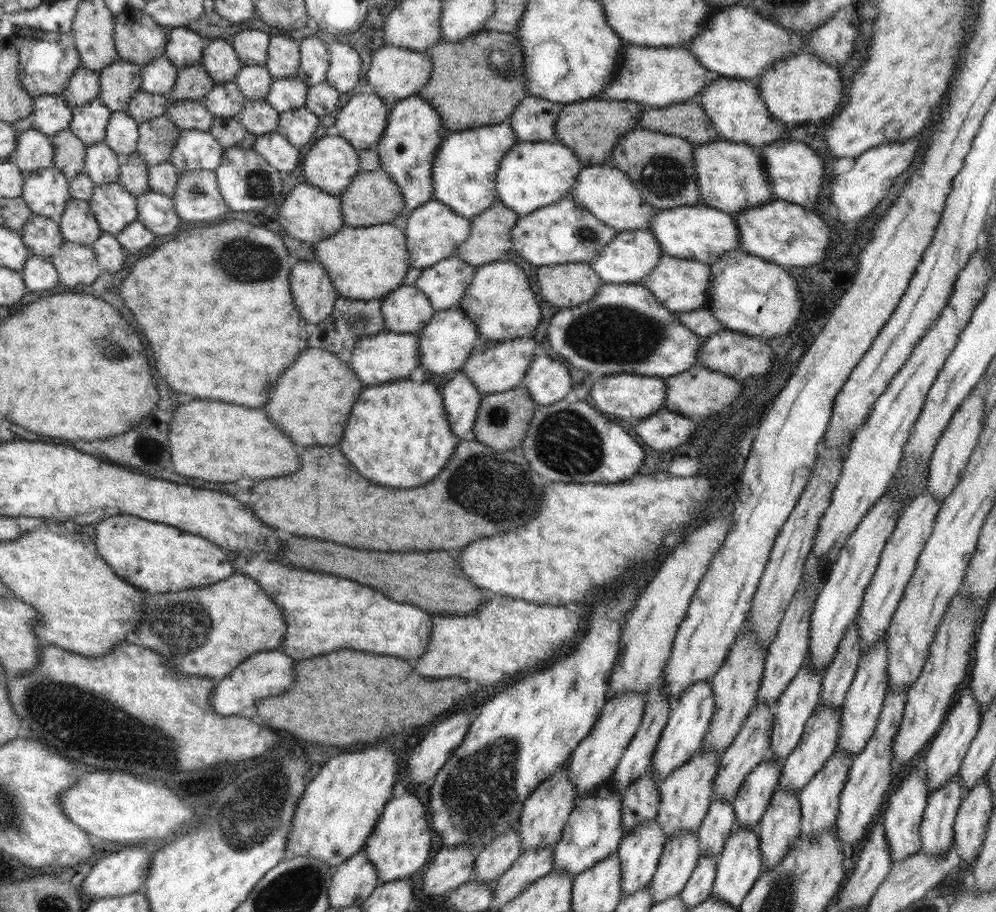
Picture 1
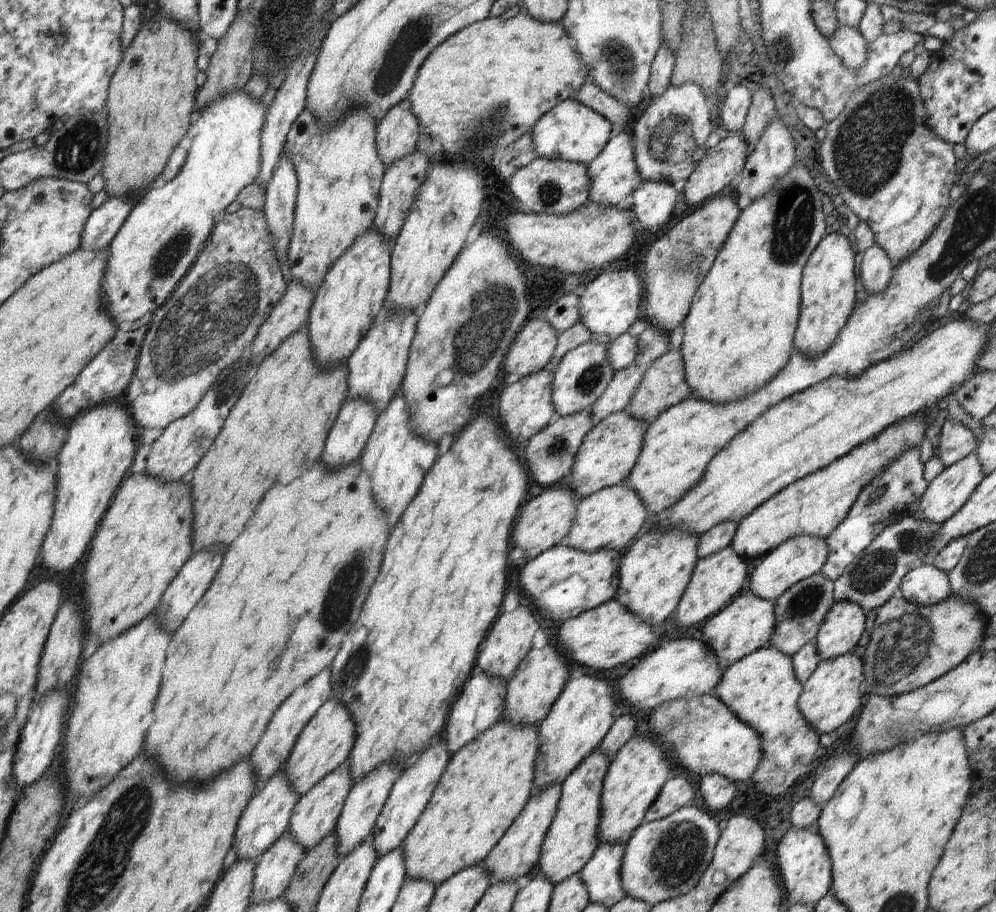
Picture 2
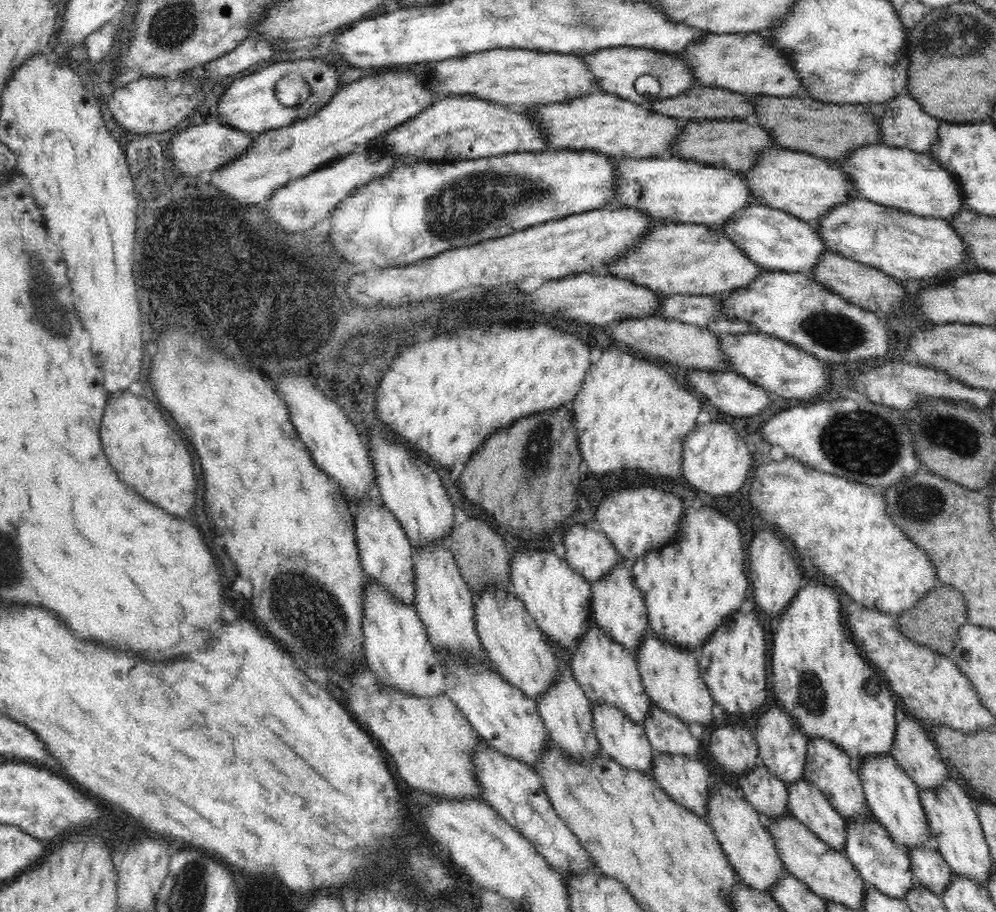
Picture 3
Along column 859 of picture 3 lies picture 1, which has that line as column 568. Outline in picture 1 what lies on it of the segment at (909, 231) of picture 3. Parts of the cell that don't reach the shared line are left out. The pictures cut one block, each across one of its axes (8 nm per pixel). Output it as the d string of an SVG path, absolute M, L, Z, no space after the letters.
M568 198L519 216L510 231L511 248L536 267L573 262L590 263L616 233L614 228L600 222L584 206Z

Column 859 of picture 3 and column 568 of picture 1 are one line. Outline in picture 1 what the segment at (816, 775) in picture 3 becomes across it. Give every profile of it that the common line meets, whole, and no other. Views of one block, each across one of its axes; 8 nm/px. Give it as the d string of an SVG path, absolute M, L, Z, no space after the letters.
M572 756L562 765L556 769L556 773L552 775L550 780L544 780L544 783L537 786L537 788L524 800L524 805L519 817L520 826L518 826L518 833L522 837L523 851L531 852L537 848L544 846L554 846L560 838L564 827L567 827L569 817L572 810L576 807L579 800L579 792L577 786L571 782L571 778L566 778L568 764L572 762Z

